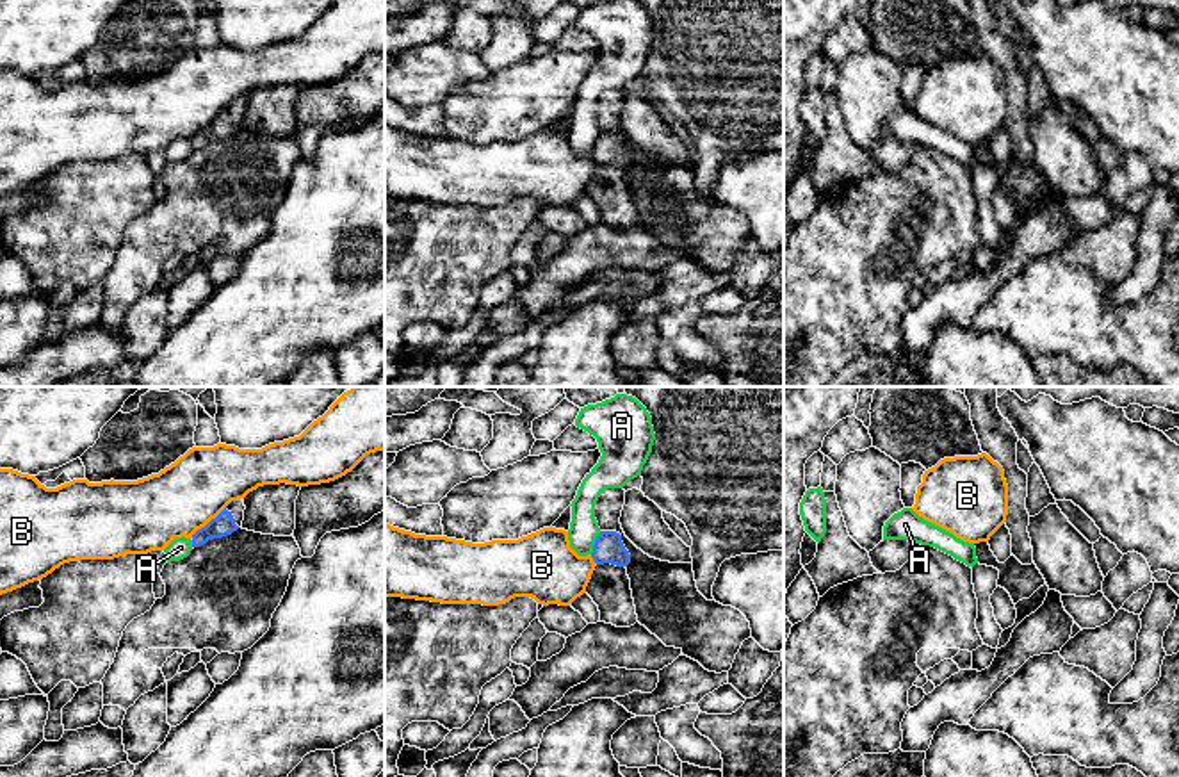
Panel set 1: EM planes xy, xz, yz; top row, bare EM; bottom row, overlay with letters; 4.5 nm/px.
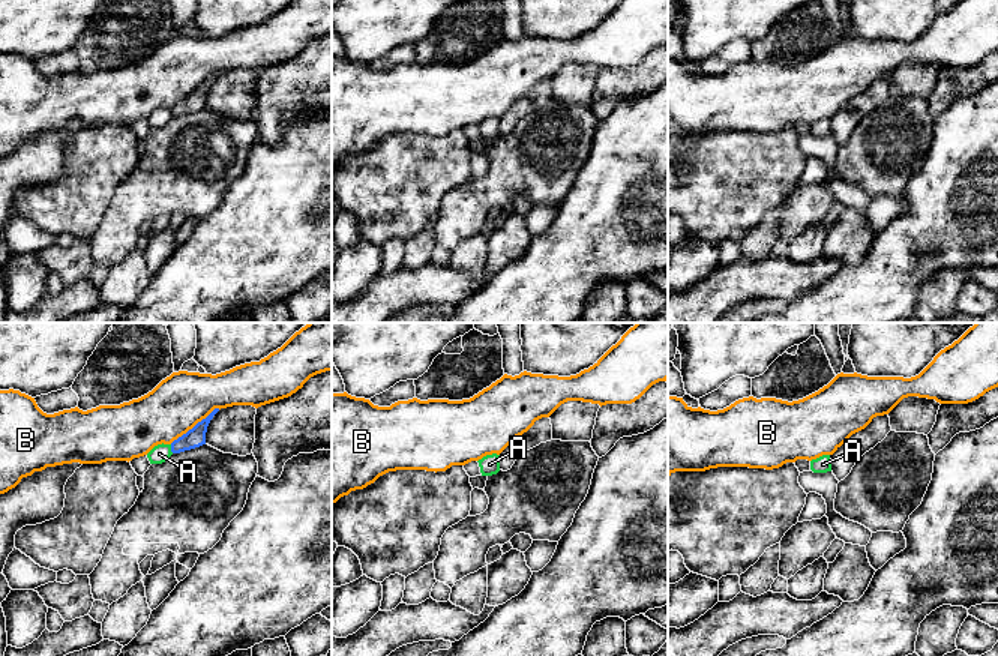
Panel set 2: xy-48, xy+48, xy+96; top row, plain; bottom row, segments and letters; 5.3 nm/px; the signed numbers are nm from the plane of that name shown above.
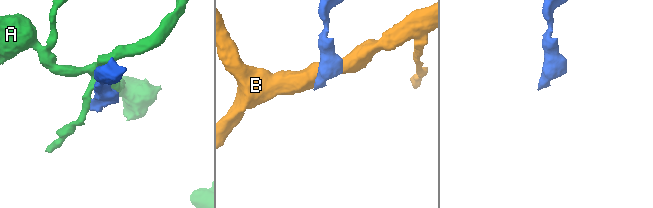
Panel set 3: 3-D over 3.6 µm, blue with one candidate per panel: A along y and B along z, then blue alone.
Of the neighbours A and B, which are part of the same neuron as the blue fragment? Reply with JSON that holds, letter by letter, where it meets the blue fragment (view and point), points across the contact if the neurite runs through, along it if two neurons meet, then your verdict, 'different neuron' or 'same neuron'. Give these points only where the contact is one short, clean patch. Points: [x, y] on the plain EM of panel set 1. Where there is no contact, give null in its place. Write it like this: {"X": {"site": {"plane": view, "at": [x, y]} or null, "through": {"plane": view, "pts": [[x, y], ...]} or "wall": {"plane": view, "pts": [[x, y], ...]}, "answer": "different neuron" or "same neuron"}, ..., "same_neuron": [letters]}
{"A": {"site": {"plane": "xz", "at": [595, 143]}, "wall": {"plane": "xz", "pts": [[601, 132], [590, 154]]}, "answer": "different neuron"}, "B": {"site": {"plane": "xy", "at": [209, 123]}, "answer": "different neuron"}, "same_neuron": []}

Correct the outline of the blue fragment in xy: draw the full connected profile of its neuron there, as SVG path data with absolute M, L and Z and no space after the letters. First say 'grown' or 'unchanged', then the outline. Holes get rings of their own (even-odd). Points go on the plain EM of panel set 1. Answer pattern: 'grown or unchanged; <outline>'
grown; M232 102L215 119L192 135L192 150L207 144L212 139L223 139L242 128L244 102Z

